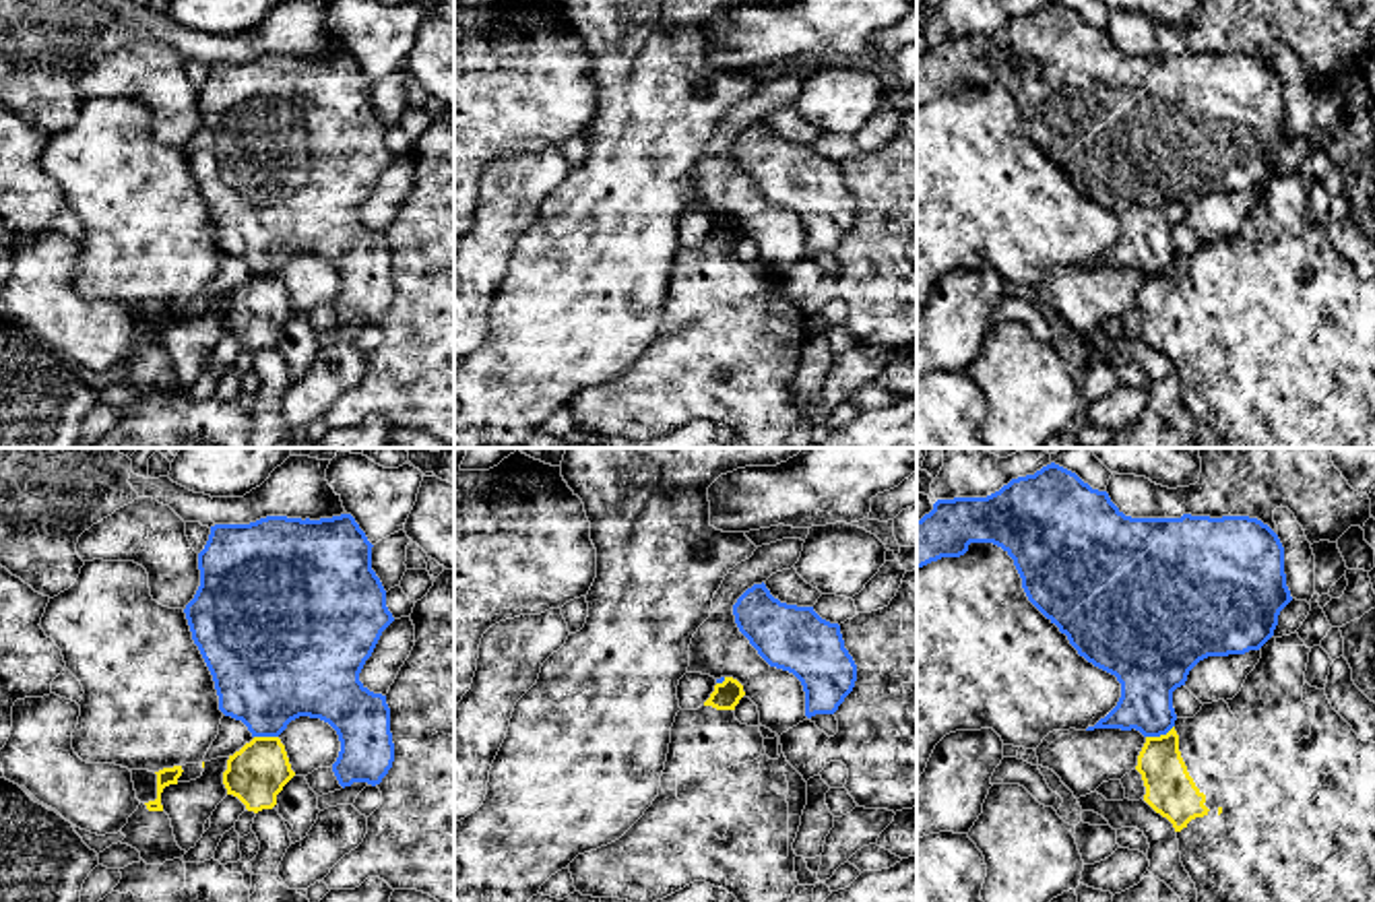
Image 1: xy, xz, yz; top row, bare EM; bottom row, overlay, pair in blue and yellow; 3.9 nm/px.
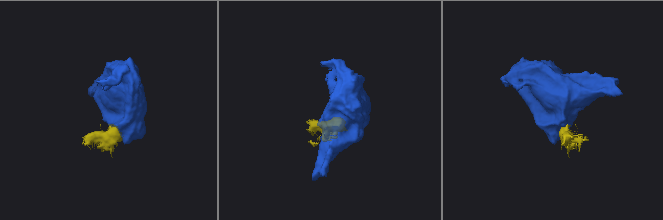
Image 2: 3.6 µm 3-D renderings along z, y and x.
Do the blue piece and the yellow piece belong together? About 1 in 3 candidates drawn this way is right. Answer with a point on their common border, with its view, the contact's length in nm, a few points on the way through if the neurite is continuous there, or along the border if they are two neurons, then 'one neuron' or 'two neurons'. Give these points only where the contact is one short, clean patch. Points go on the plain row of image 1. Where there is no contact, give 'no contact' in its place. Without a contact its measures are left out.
yz (1159, 273) | 120 nm | along yz (1173, 263), (1165, 271), (1146, 275) | two neurons

